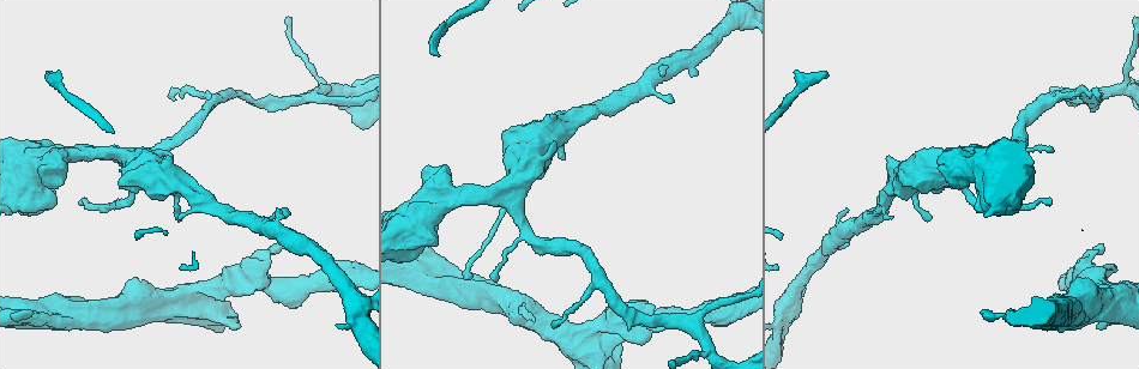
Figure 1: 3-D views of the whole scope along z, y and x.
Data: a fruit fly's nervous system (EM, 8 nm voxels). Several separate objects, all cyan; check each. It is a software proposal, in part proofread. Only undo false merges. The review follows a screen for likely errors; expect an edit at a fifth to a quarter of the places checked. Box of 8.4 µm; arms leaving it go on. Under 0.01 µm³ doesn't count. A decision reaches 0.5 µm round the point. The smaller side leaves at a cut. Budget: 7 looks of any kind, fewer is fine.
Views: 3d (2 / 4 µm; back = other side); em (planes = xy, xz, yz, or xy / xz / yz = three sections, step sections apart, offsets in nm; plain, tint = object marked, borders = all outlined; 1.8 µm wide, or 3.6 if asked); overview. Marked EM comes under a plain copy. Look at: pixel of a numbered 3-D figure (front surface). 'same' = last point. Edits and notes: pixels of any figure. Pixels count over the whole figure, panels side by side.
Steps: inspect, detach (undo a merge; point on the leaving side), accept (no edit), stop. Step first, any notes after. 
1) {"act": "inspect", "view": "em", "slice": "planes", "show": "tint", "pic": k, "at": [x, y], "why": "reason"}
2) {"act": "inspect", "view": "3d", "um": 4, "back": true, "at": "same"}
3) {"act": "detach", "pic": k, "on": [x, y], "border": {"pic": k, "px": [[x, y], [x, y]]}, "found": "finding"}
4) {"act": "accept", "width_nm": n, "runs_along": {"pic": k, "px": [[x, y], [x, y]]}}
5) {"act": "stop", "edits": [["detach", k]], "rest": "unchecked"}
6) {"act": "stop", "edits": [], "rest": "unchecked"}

{"act": "inspect", "view": "em", "um": 3.6, "slice": "xy", "step": 4, "show": "tint", "pic": 1, "at": [1127, 293], "why": "sudden change in width"}

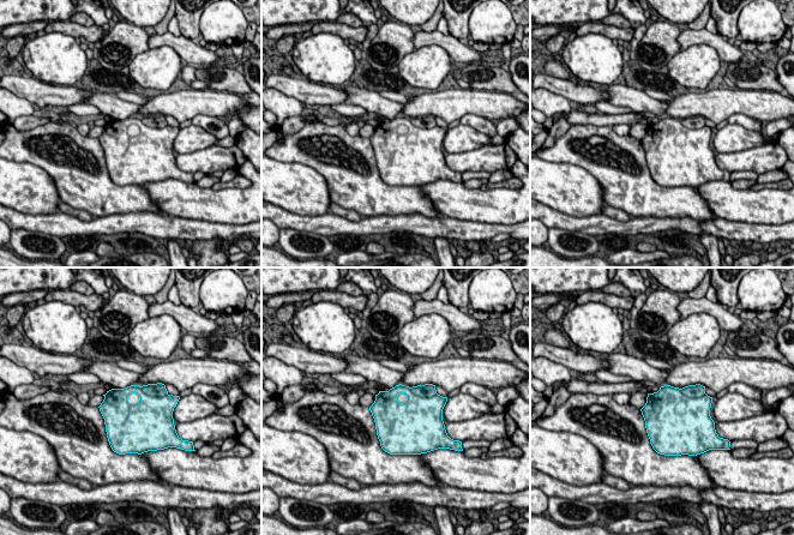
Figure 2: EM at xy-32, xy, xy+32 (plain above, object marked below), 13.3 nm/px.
{"act": "detach", "pic": 2, "on": [158, 389], "border": {"pic": 2, "px": [[139, 386], [149, 395], [167, 394]]}, "found": "a second neuron is stuck on"}

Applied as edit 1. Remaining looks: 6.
{"act": "inspect", "view": "3d", "um": 4, "pic": 1, "at": [520, 178]}

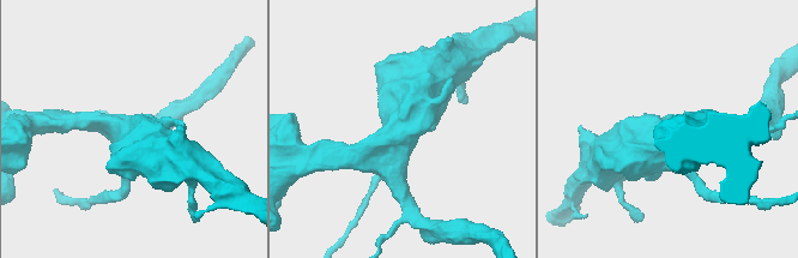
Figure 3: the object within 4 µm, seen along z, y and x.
{"act": "inspect", "view": "em", "um": 3.6, "slice": "planes", "show": "tint", "pic": 3, "at": [402, 130]}

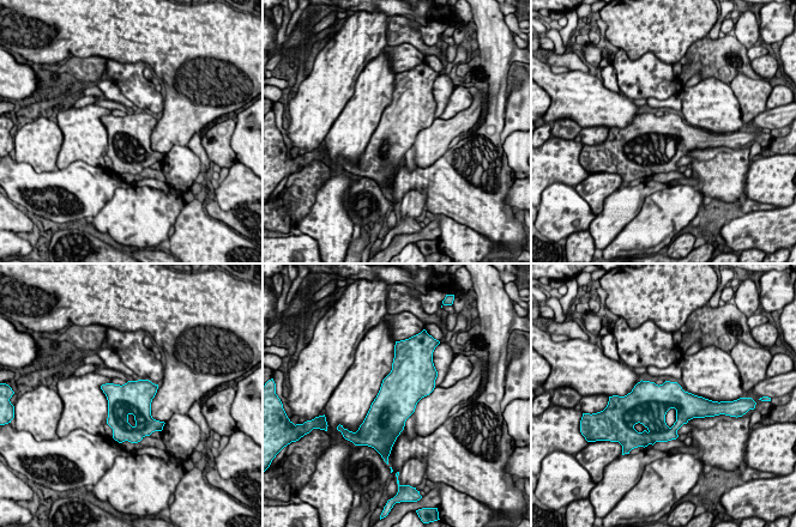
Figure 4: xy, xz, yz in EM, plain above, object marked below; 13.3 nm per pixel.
{"act": "accept", "found": "continuous, no second neuron"}

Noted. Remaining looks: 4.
{"act": "inspect", "view": "3d", "um": 2, "pic": 1, "at": [788, 307], "why": "calibre changes"}

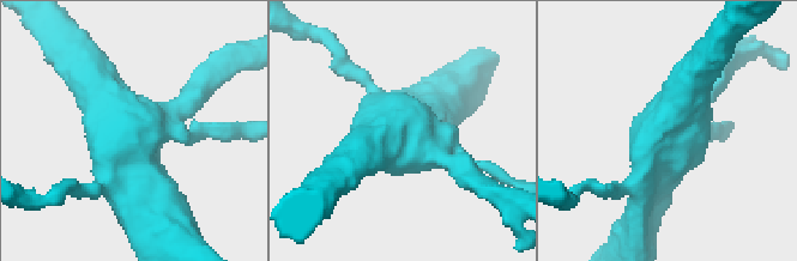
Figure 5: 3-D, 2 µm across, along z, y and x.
{"act": "inspect", "view": "em", "slice": "planes", "show": "tint", "pic": 5, "at": [131, 131], "why": "need the tissue"}

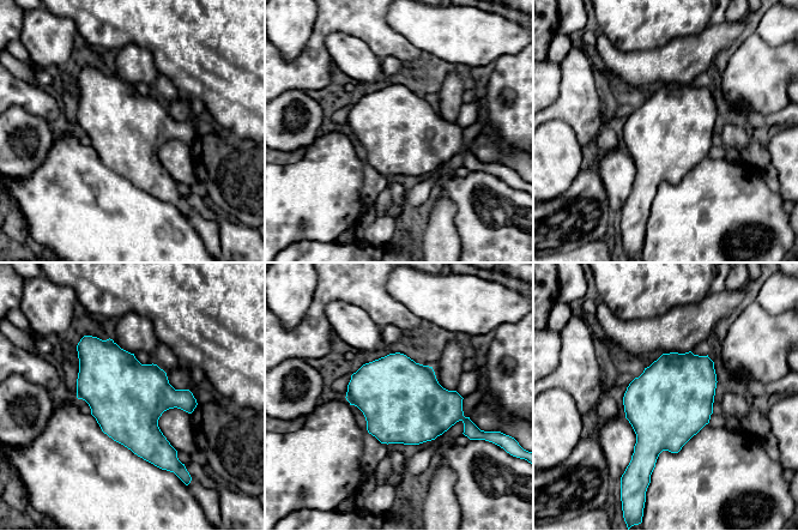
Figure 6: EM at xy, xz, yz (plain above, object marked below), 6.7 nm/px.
{"act": "accept", "found": "continuous, no second neuron"}

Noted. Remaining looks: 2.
{"act": "stop", "edits": [["detach", 2]], "rest": "unchecked"}

